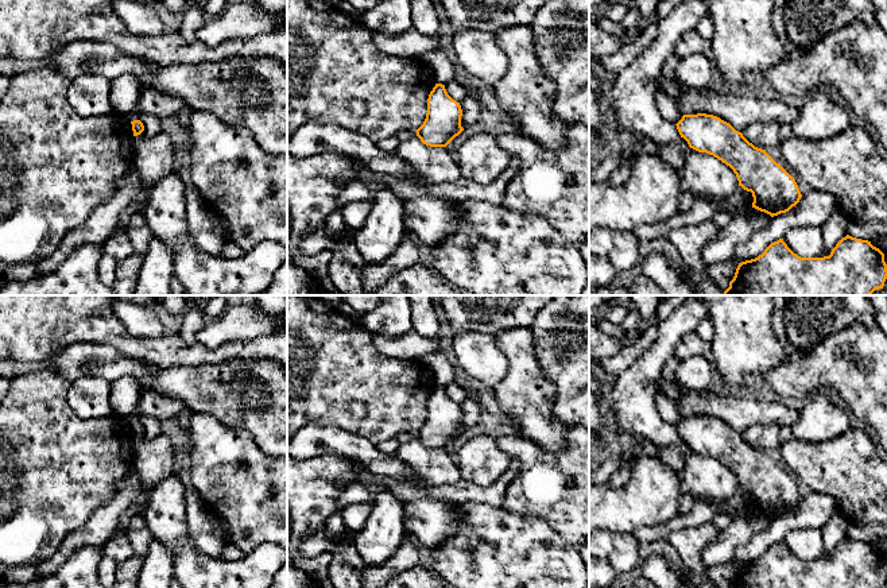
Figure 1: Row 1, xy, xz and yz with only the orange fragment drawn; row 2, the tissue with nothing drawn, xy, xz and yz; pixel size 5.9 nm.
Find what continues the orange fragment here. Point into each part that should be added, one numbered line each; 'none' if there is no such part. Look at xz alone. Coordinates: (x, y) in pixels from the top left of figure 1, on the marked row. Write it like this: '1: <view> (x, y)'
none

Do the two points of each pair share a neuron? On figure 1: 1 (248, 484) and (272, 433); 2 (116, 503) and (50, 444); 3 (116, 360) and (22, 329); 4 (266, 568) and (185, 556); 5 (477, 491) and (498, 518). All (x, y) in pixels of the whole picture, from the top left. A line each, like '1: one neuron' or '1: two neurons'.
1: two neurons
2: two neurons
3: two neurons
4: one neuron
5: two neurons

